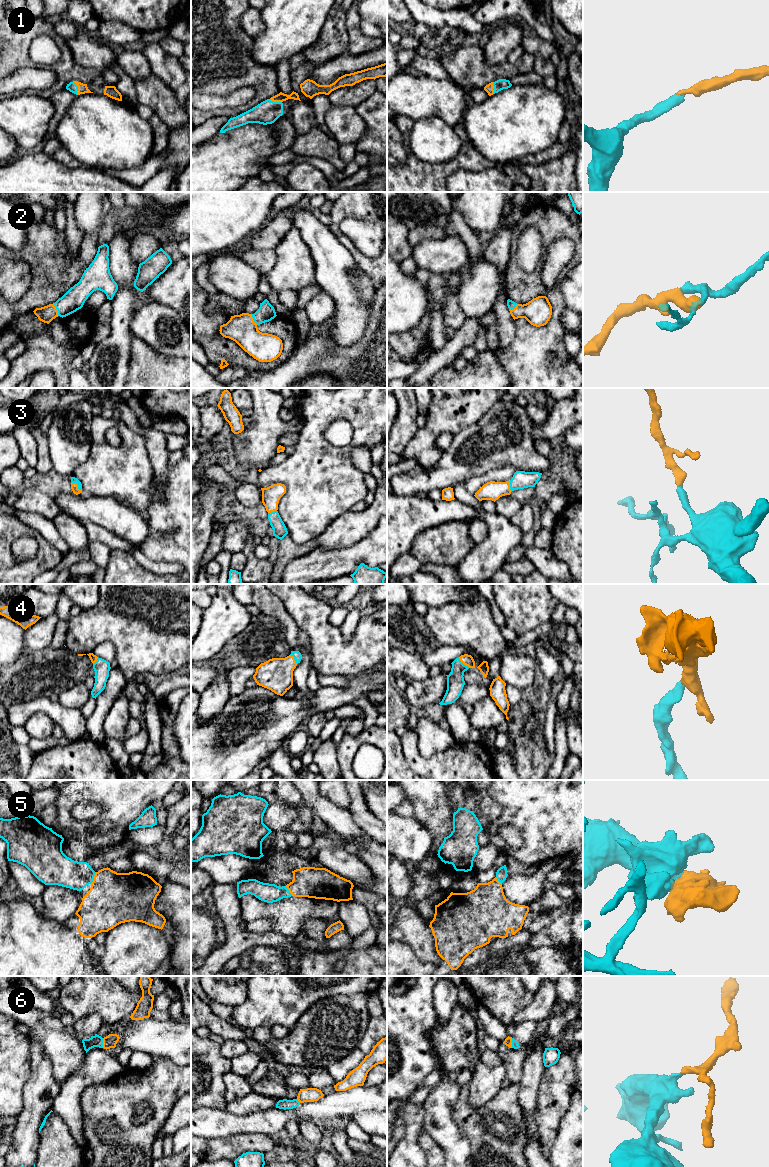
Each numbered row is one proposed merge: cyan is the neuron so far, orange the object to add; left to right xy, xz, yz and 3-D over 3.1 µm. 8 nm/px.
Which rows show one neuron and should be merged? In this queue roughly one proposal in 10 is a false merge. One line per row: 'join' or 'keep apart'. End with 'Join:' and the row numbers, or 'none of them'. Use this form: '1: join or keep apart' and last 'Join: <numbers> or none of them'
1: join
2: join
3: join
4: join
5: join
6: join
Join: 1, 2, 3, 4, 5, 6

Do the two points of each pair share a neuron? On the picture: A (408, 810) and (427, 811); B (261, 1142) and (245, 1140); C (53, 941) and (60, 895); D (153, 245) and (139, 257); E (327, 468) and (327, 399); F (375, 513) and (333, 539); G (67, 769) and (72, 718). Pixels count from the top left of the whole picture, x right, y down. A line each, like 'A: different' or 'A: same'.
A: different
B: same
C: different
D: same
E: same
F: same
G: different

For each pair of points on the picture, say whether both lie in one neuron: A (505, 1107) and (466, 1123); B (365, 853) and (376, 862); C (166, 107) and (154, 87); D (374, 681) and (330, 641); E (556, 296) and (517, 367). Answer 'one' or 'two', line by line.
A: one
B: one
C: one
D: two
E: one

